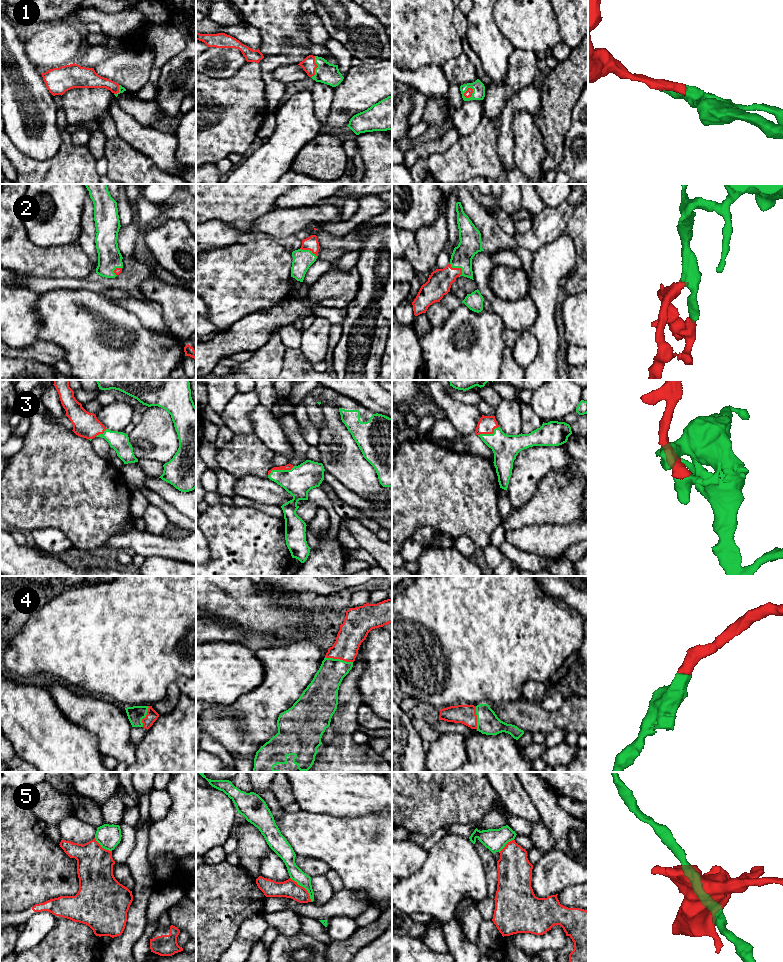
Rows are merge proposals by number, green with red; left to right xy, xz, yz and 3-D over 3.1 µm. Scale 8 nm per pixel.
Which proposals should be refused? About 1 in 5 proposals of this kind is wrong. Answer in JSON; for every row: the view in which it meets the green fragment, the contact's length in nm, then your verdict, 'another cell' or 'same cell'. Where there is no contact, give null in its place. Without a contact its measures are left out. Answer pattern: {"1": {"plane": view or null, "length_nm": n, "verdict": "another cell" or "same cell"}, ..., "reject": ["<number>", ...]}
{"1": {"plane": "yz", "length_nm": 100, "verdict": "same cell"}, "2": {"plane": "yz", "length_nm": 140, "verdict": "same cell"}, "3": {"plane": "xz", "length_nm": 220, "verdict": "same cell"}, "4": {"plane": "xz", "length_nm": 220, "verdict": "same cell"}, "5": {"plane": "xz", "length_nm": 260, "verdict": "another cell"}, "reject": ["5"]}

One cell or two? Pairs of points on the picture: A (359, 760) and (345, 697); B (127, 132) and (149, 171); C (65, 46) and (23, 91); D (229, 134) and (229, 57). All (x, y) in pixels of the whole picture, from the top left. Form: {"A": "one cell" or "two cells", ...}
{"A": "one cell", "B": "two cells", "C": "two cells", "D": "two cells"}

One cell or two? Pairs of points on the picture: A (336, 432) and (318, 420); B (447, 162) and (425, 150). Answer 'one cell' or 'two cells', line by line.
A: two cells
B: two cells

